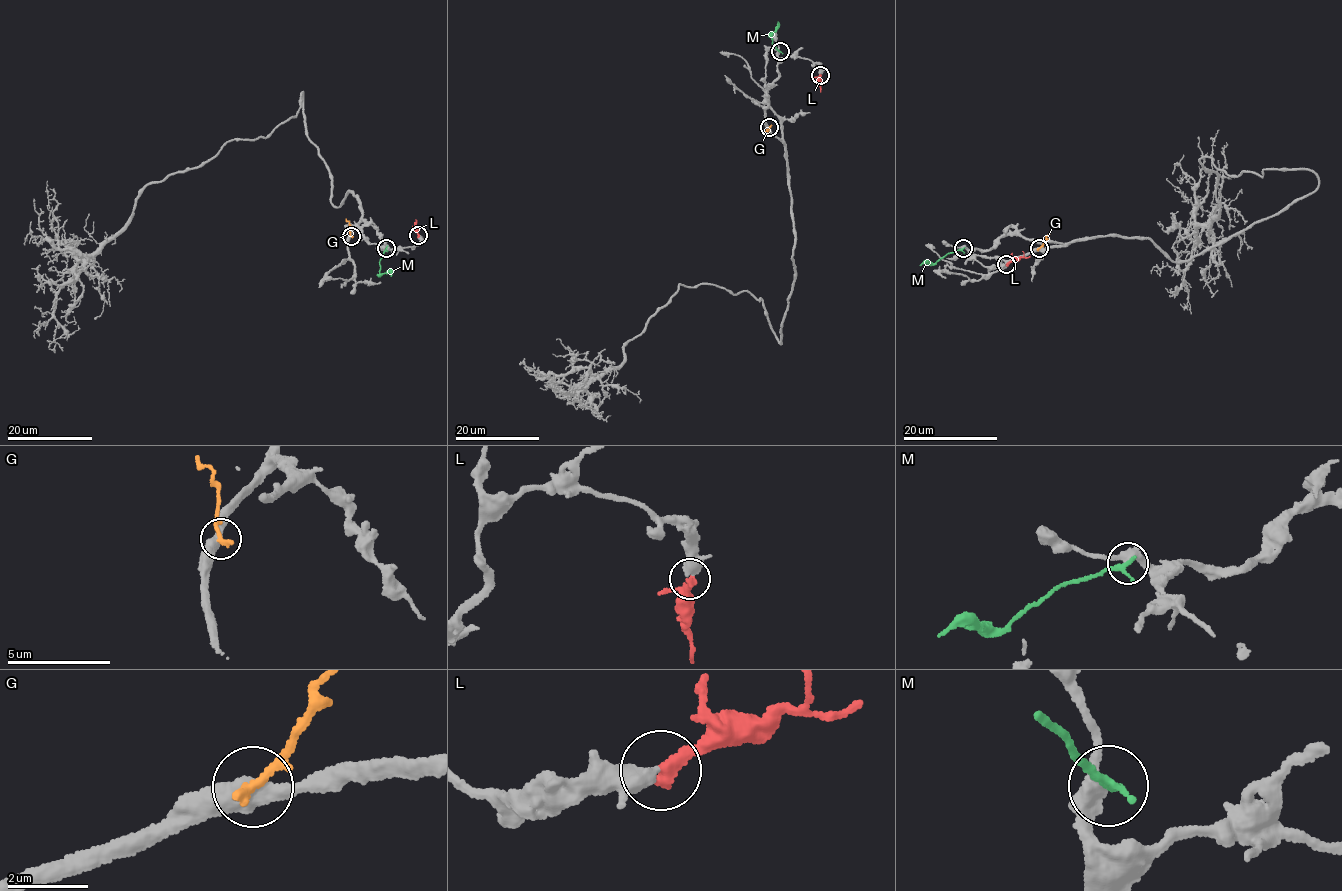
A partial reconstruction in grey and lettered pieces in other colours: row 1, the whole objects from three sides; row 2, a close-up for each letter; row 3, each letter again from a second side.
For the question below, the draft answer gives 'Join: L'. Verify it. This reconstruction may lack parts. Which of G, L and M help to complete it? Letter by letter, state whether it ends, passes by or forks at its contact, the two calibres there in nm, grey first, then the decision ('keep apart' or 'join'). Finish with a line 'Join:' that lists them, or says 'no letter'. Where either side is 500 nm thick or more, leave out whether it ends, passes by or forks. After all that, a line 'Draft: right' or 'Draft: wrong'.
G: it ends; calibres 440 and 280 nm; keep apart
L: calibres 500 and 360 nm; join
M: it ends; calibres 400 and 240 nm; keep apart
Join: L
Draft: right

